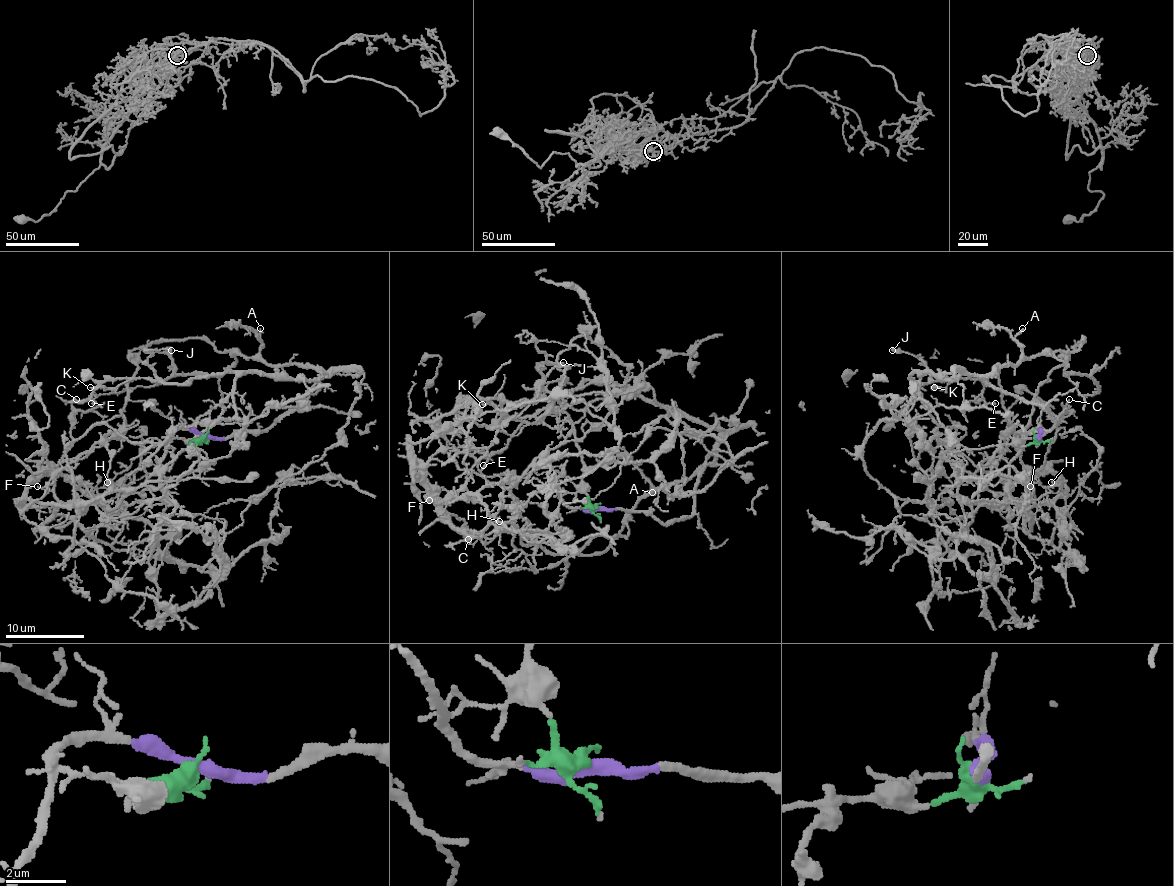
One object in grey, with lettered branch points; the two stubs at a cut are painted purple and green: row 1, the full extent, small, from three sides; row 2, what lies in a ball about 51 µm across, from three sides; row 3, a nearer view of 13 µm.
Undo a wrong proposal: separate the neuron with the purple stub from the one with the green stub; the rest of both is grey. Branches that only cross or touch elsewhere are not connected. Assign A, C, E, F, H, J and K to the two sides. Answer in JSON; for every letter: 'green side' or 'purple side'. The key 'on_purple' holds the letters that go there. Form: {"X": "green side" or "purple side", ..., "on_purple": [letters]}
{"A": "purple side", "C": "green side", "E": "purple side", "F": "green side", "H": "green side", "J": "purple side", "K": "purple side", "on_purple": ["A", "E", "J", "K"]}

